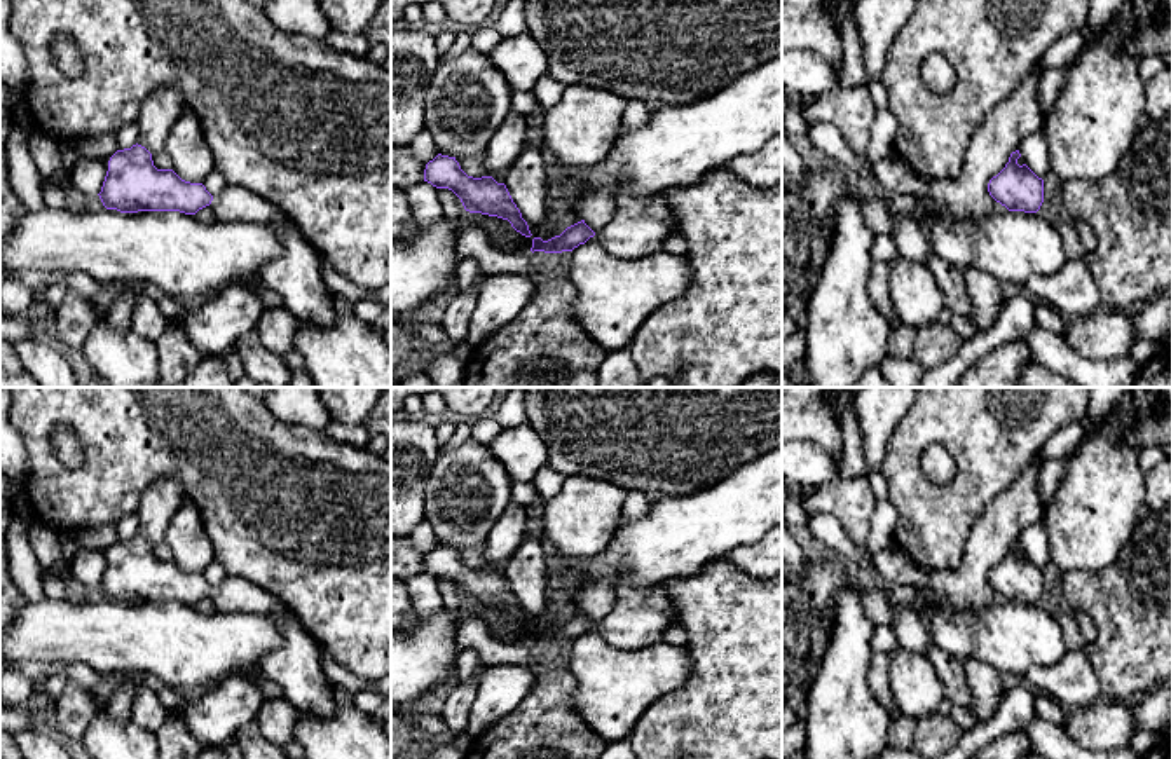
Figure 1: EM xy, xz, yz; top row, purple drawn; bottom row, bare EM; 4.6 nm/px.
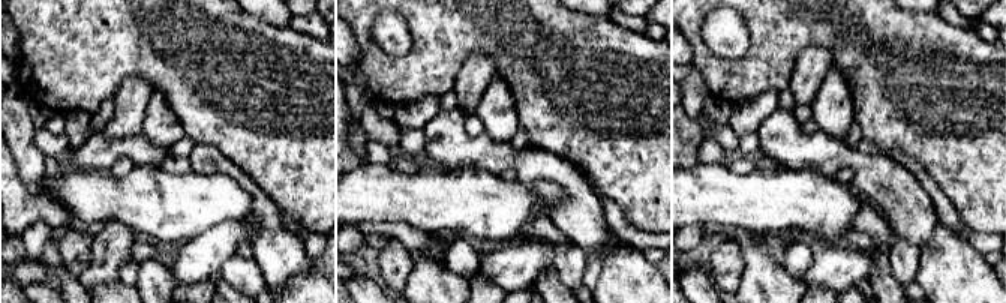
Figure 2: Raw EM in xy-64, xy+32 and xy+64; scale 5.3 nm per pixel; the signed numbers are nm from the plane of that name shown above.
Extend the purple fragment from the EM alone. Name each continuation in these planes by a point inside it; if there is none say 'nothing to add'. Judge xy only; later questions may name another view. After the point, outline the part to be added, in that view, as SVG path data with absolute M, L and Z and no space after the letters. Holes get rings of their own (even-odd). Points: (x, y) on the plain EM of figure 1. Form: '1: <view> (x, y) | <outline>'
1: xy (295, 667) | M227 576L220 585L213 586L211 600L216 612L253 612L267 616L284 637L284 644L276 651L264 654L257 668L258 672L276 682L284 698L300 712L314 717L330 714L340 696L340 691L328 680L321 656L319 644L297 621L295 614L272 593L262 590L251 581L237 576Z

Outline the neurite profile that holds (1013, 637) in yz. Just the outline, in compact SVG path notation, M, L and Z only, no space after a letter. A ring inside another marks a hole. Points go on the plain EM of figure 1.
M1037 604L949 611L935 607L932 644L965 661L988 663L1007 680L1023 680L1033 667L1051 667L1066 653L1058 619Z

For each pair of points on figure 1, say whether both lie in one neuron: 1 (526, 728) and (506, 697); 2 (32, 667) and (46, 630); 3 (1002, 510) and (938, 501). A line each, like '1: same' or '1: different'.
1: different
2: different
3: different

